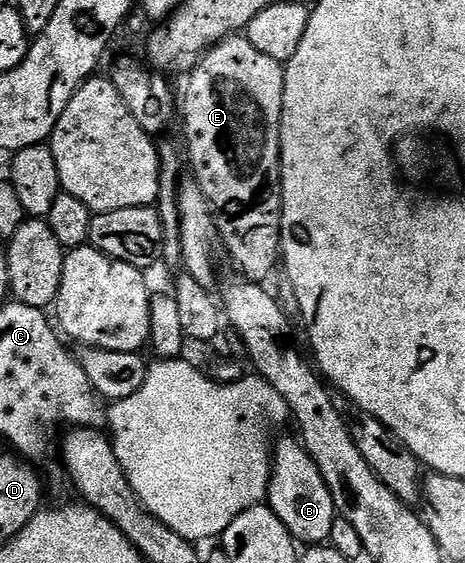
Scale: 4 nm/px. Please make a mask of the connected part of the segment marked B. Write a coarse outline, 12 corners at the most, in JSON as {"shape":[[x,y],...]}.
{"shape":[[303,445],[274,446],[266,502],[293,539],[325,543],[338,513]]}

